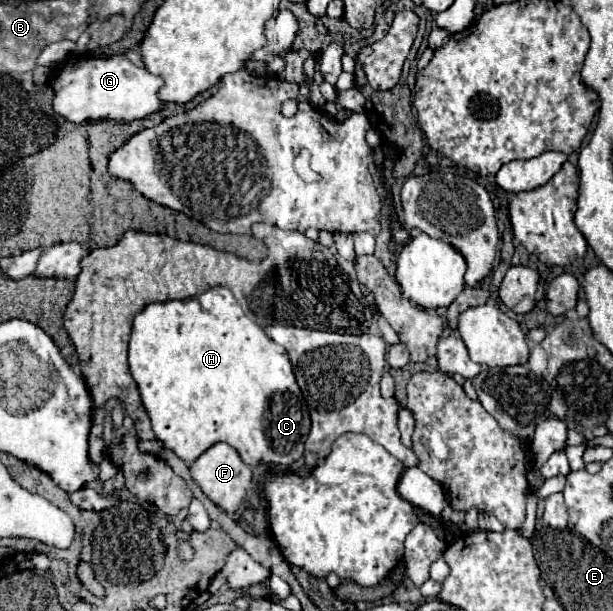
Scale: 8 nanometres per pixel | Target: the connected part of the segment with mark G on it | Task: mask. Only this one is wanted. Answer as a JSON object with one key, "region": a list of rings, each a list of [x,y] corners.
{"region":[[[124,55],[114,57],[82,57],[78,61],[66,61],[58,75],[50,81],[54,91],[52,107],[54,111],[72,123],[114,119],[114,121],[134,121],[148,113],[160,109],[162,101],[158,99],[158,89],[162,79],[150,75],[144,67],[132,65]]]}

